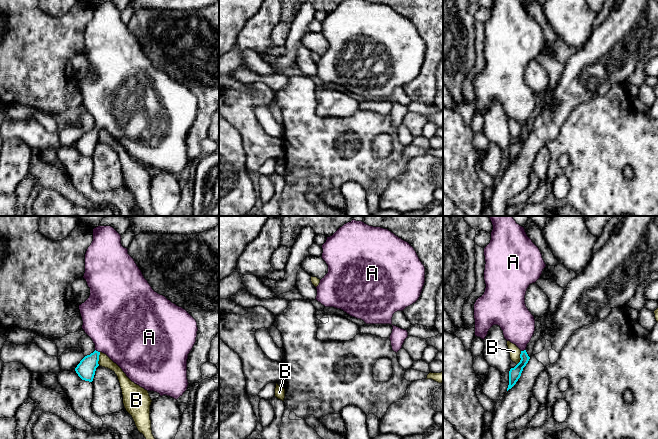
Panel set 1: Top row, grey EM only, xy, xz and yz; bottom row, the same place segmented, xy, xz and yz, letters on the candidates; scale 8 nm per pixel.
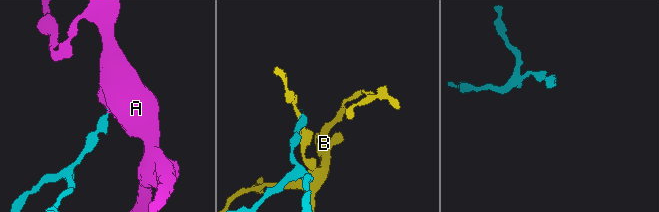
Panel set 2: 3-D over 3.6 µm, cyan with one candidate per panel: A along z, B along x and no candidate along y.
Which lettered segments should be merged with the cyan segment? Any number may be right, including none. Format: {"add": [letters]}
{"add": ["A"]}

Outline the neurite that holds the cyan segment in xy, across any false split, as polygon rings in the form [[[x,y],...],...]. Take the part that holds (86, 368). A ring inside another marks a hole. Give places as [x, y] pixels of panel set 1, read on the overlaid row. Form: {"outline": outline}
{"outline": [[[98,226],[93,229],[93,241],[85,254],[83,278],[90,288],[90,296],[79,305],[82,329],[95,344],[95,351],[85,356],[77,365],[75,371],[78,376],[82,380],[92,382],[102,352],[116,363],[132,382],[145,390],[176,400],[182,396],[189,384],[187,359],[196,342],[196,320],[185,309],[152,289],[134,259],[128,254],[128,249],[122,246],[121,235],[111,226]]]}

